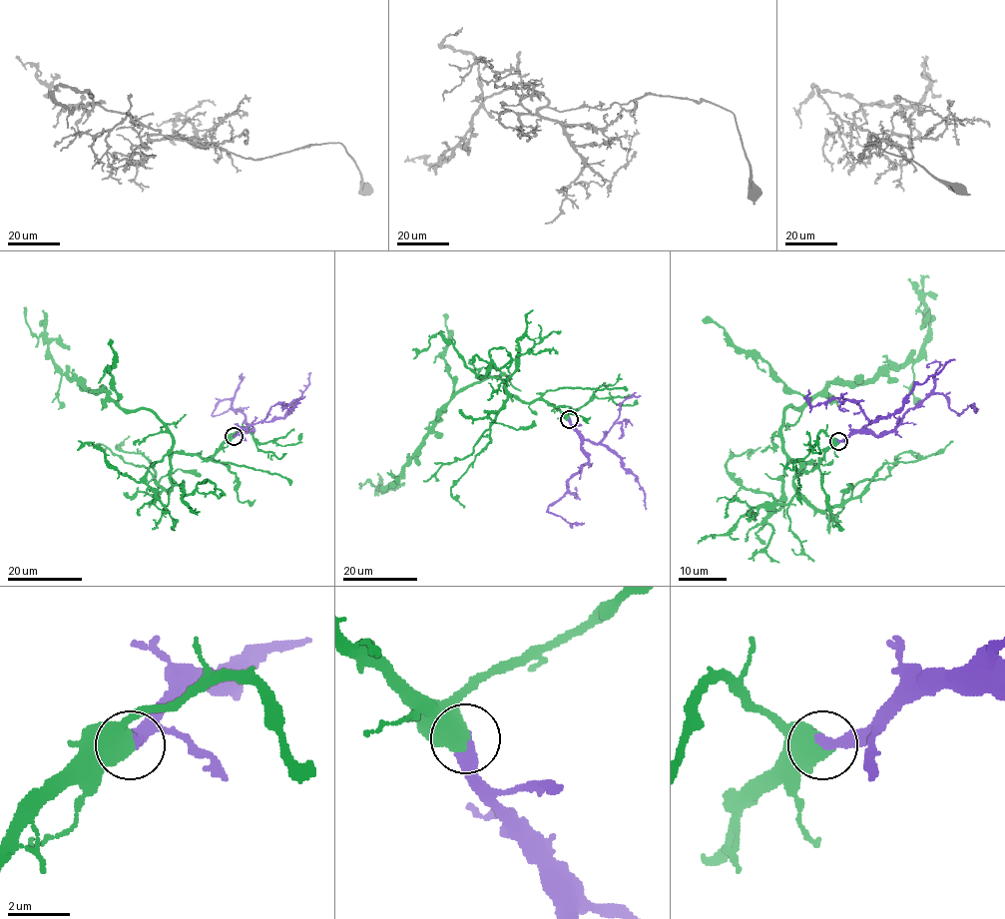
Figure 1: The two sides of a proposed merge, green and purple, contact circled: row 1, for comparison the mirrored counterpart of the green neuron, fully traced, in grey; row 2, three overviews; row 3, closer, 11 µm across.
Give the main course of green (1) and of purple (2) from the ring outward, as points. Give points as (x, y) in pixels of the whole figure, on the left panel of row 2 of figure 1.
1: (235, 436), (206, 458), (174, 453), (173, 434), (150, 411), (123, 410), (104, 391), (69, 380), (23, 307)
2: (235, 436), (252, 427), (231, 399), (222, 400), (212, 414), (249, 406)

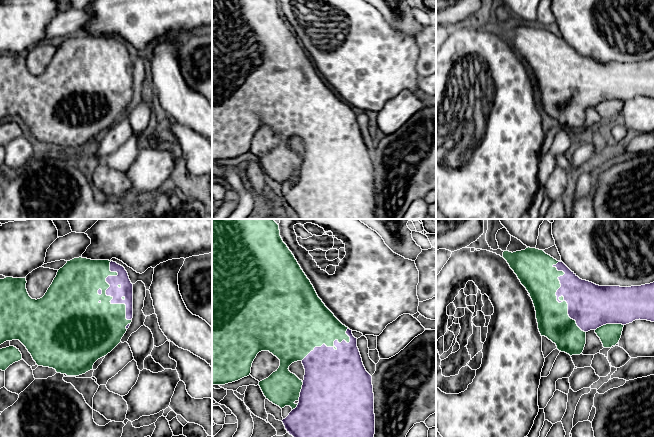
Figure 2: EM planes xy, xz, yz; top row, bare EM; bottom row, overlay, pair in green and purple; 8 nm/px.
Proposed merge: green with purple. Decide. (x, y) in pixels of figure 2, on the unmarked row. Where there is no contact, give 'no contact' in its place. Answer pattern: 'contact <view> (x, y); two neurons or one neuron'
contact yz (559, 74); one neuron

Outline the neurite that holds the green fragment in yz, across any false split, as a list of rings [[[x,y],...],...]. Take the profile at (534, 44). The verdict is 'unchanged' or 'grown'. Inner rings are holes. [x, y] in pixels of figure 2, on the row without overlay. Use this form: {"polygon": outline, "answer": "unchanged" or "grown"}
{"polygon": [[[530,23],[513,29],[506,26],[503,28],[503,34],[530,70],[541,112],[547,113],[556,120],[559,127],[570,132],[582,130],[586,109],[590,106],[595,107],[604,124],[611,124],[618,120],[626,100],[639,95],[654,98],[654,58],[631,63],[599,62],[580,55],[562,37],[557,37],[543,26]]], "answer": "grown"}

